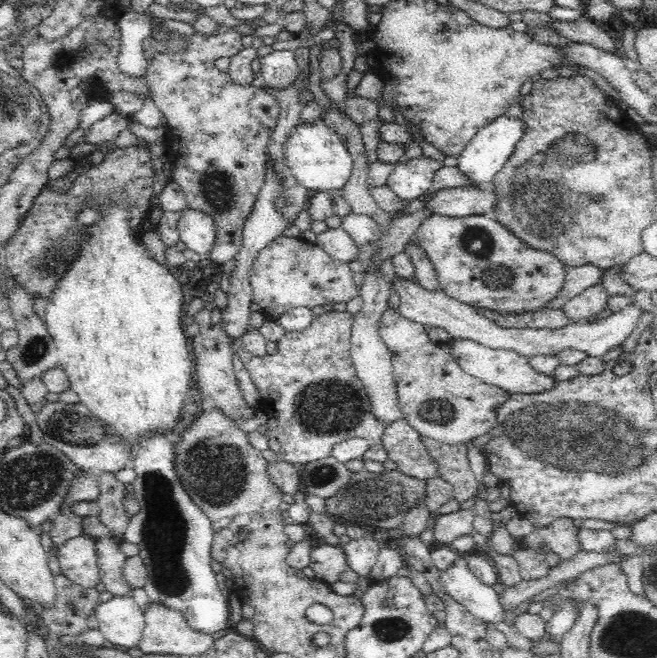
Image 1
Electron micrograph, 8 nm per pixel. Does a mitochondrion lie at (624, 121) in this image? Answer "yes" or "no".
no

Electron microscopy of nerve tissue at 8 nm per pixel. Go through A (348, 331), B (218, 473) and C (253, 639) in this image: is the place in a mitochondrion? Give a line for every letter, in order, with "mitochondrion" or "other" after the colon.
A: other
B: mitochondrion
C: other

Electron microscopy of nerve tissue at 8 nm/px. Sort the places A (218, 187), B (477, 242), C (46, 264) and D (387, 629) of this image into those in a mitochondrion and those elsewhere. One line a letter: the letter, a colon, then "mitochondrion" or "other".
A: mitochondrion
B: mitochondrion
C: mitochondrion
D: mitochondrion

